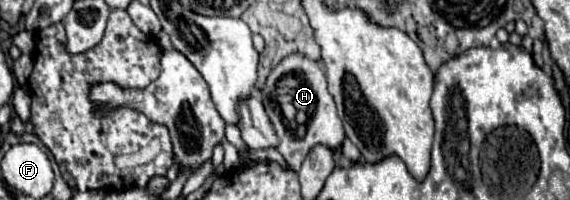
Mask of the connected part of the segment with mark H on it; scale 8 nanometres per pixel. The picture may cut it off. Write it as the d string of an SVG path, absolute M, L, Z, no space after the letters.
M292 54L284 58L268 76L266 86L262 88L262 104L270 116L274 130L280 138L278 152L284 156L288 166L298 172L306 154L314 146L330 146L336 154L336 166L340 166L342 144L346 140L342 120L336 114L334 98L326 88L326 74L320 70L320 64L304 58L302 54Z

